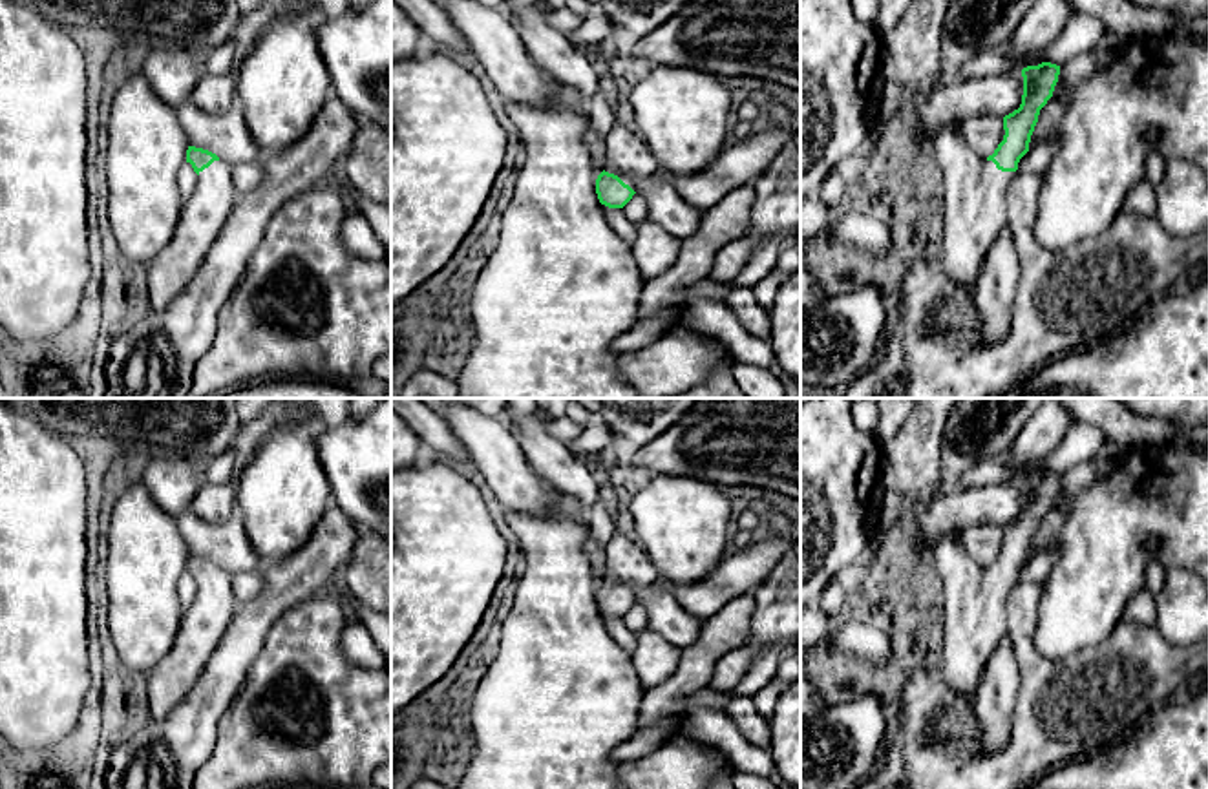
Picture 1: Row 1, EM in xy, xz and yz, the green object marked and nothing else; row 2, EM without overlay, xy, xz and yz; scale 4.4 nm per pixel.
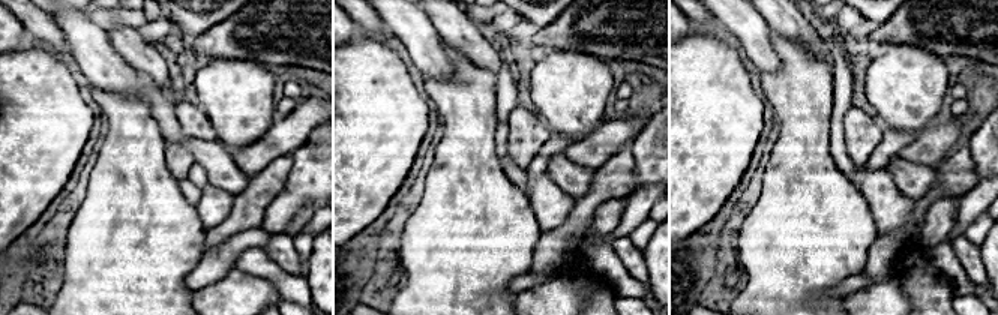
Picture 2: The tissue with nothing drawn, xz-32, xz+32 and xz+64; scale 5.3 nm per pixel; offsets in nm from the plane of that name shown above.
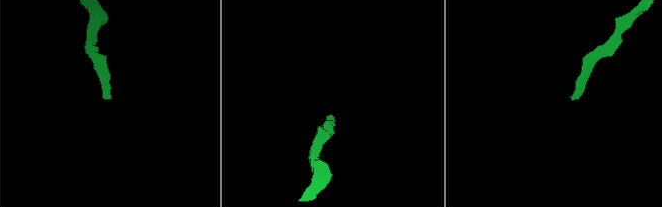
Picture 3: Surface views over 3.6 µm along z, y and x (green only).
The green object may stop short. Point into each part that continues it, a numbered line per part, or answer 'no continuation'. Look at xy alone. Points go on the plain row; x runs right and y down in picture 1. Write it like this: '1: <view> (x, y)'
1: xy (205, 621)

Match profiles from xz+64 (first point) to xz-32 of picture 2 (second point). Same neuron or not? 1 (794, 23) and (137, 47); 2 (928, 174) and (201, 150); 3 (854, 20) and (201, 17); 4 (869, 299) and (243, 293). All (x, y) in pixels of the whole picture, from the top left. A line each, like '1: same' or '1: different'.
1: same
2: same
3: different
4: same

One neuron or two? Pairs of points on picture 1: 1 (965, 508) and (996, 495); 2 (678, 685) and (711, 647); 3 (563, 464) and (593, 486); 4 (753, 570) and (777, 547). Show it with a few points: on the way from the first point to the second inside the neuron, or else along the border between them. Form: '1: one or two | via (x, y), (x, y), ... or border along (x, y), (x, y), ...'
1: one | via (973, 506), (989, 503)
2: one | via (688, 676), (702, 656)
3: one | via (571, 472), (585, 484)
4: one | via (759, 565), (772, 552)

